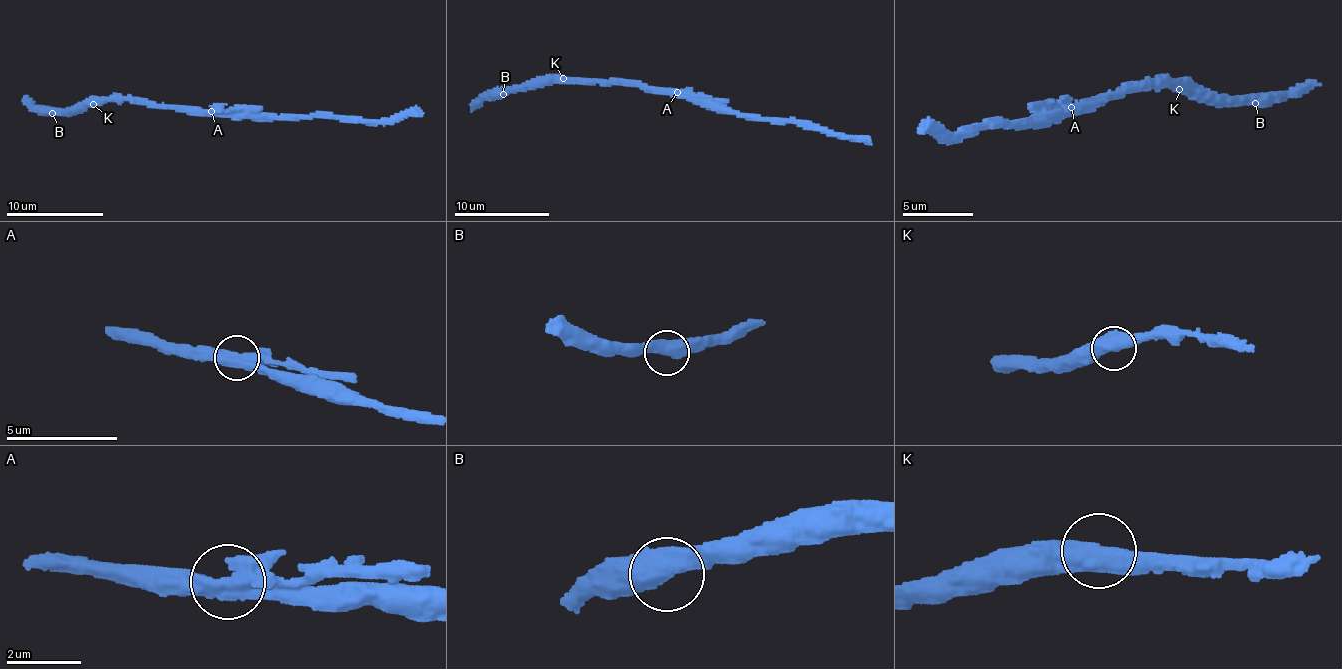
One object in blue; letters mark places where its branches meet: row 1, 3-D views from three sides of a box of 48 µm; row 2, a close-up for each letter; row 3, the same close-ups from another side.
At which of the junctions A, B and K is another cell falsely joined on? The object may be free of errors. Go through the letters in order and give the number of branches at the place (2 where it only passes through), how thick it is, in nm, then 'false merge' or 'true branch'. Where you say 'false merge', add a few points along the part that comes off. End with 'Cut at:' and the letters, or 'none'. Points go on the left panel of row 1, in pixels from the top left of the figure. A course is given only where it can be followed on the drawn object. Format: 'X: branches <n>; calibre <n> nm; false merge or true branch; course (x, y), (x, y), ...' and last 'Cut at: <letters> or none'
A: branches 2; calibre 550 nm; false merge; course (210, 111), (228, 112), (262, 107)
B: branches 2; calibre 550 nm; true branch
K: branches 2; calibre 550 nm; true branch
Cut at: A

